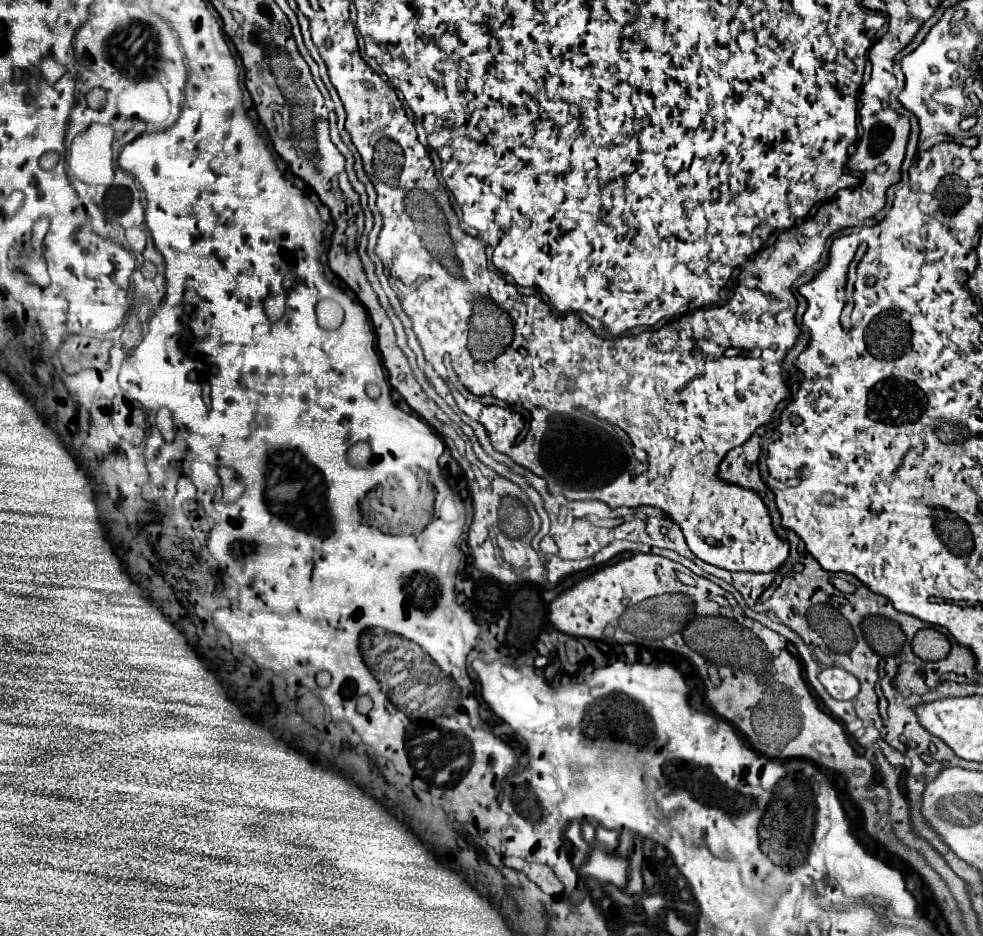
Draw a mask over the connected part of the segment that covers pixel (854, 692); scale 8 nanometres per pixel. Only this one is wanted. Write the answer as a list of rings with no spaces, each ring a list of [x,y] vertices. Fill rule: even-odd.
[[[838,666],[822,668],[818,678],[822,680],[822,684],[830,692],[830,696],[834,696],[836,700],[854,700],[860,692],[858,678],[850,672],[846,672],[844,668],[838,668]]]

